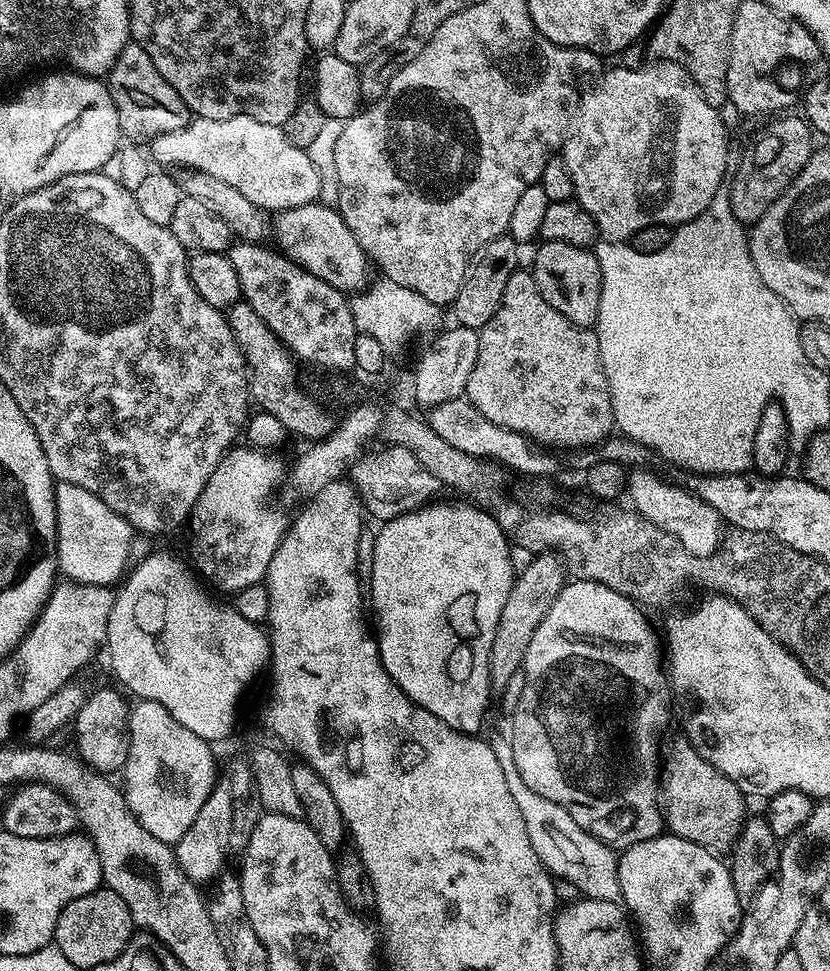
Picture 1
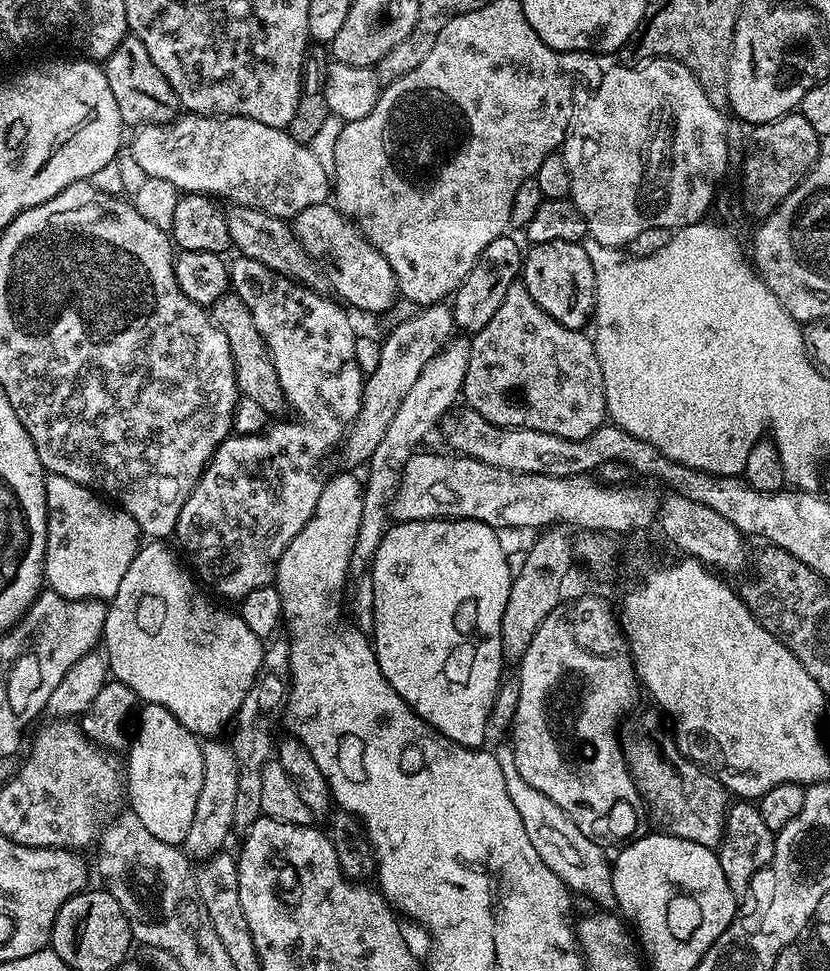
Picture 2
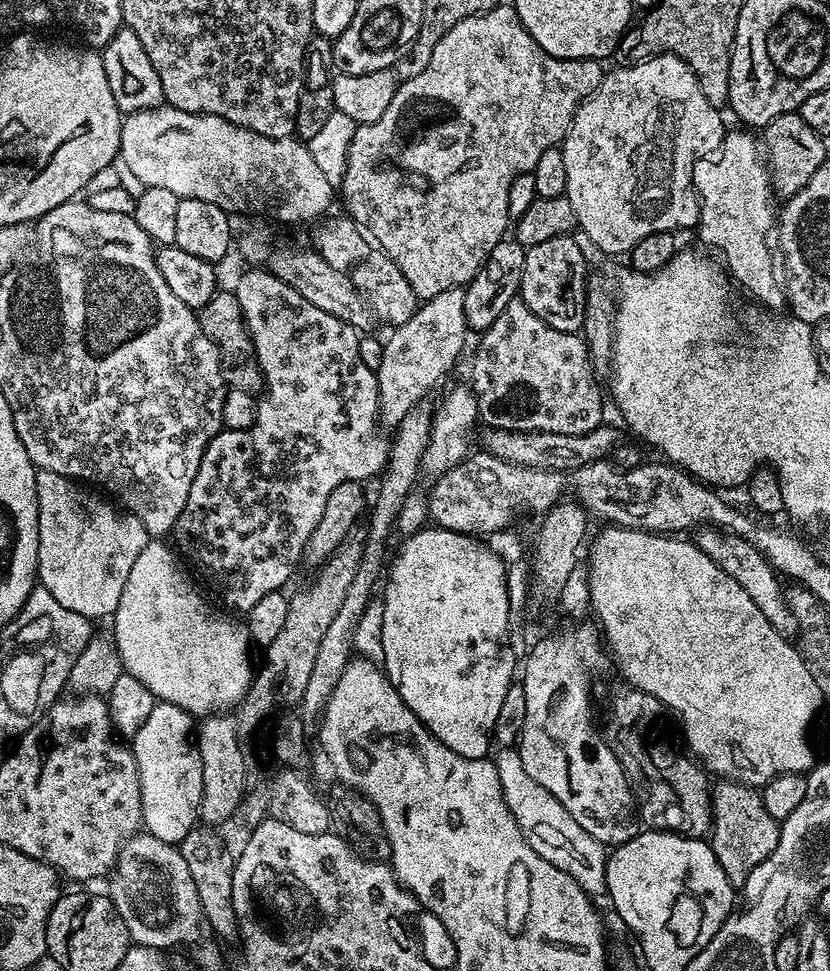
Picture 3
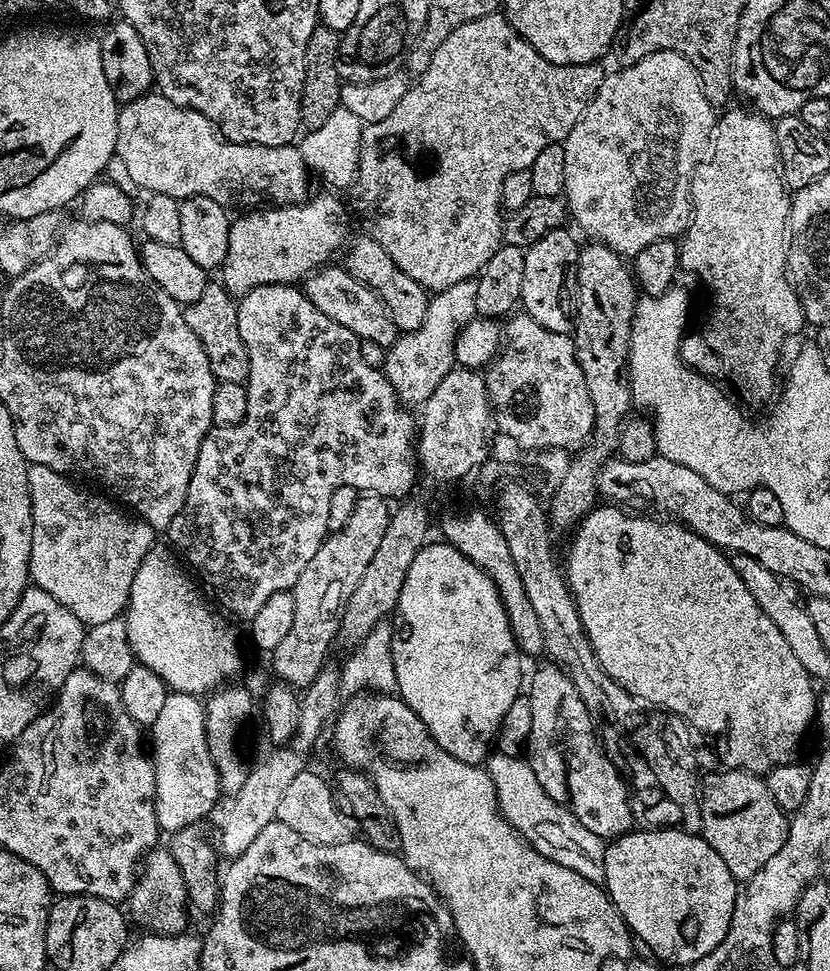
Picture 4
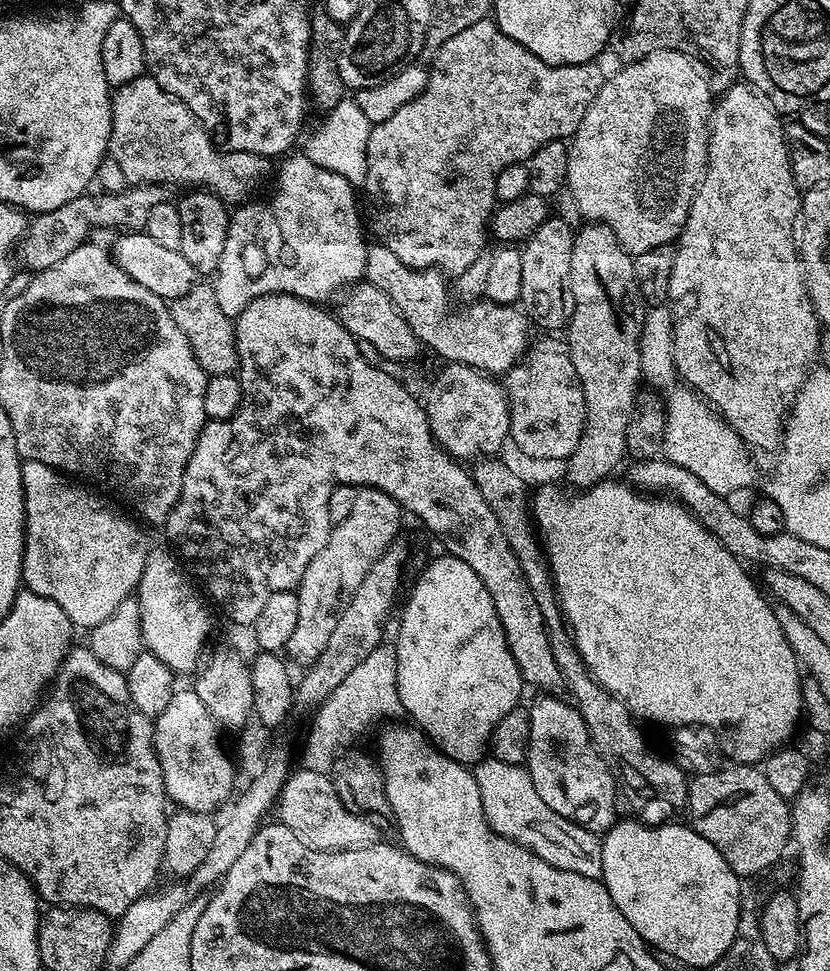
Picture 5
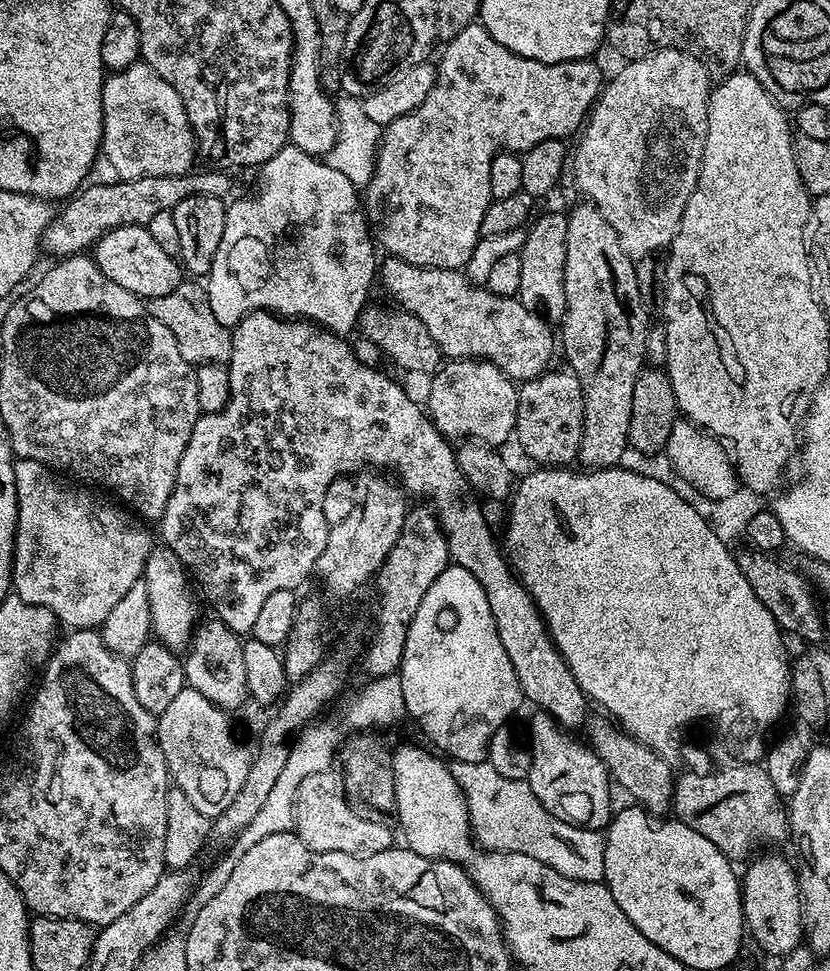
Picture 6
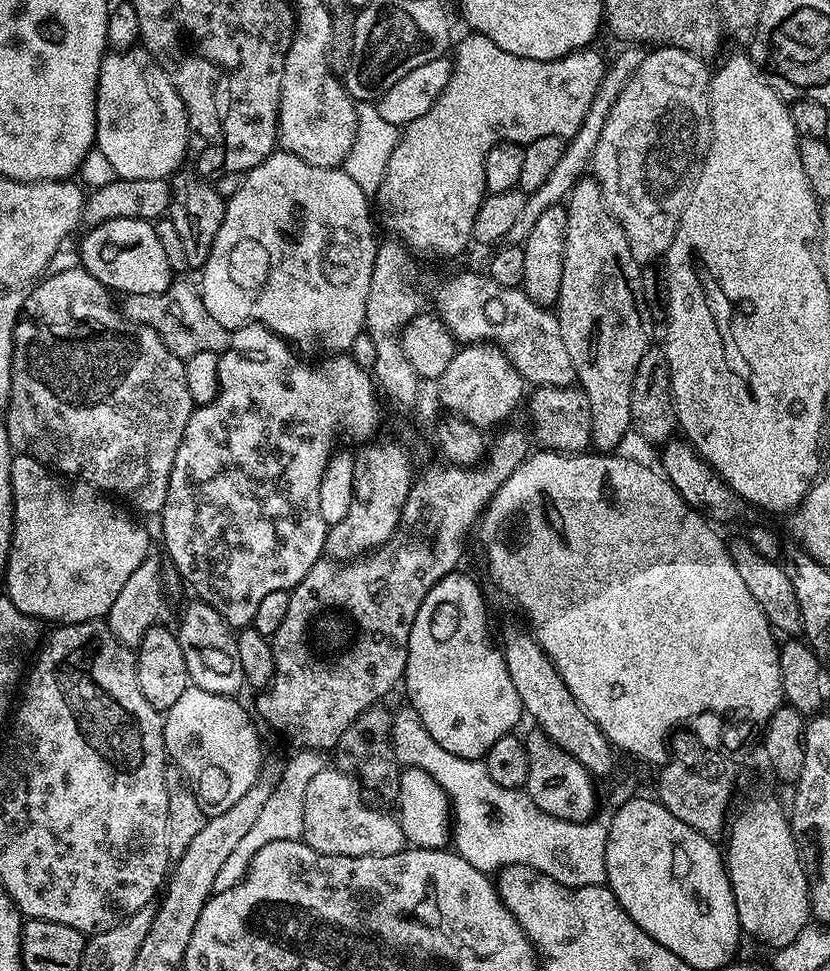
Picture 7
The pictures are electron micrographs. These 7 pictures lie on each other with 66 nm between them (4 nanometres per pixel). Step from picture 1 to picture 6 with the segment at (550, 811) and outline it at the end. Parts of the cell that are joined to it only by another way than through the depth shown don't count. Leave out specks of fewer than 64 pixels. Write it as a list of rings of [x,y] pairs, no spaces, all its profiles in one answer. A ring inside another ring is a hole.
[[[487,759],[482,762],[456,762],[451,765],[451,770],[458,786],[464,791],[468,803],[468,821],[472,823],[475,843],[481,849],[490,852],[526,854],[530,858],[538,858],[538,862],[546,862],[546,866],[558,870],[558,874],[566,874],[566,878],[595,884],[603,881],[606,866],[604,836],[597,829],[579,828],[554,818],[554,814],[550,814],[542,806],[542,802],[538,802],[527,780],[502,778],[502,774],[498,774],[498,770],[494,770],[494,766],[490,766]]]

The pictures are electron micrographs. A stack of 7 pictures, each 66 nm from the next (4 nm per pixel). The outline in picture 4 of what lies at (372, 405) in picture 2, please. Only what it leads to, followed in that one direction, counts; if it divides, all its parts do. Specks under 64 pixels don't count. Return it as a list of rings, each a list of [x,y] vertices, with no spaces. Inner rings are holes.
[[[474,278],[435,293],[428,301],[422,326],[418,330],[401,333],[387,349],[382,371],[403,405],[410,408],[422,406],[446,374],[455,367],[456,340],[461,330],[477,317],[477,296],[478,288]]]

